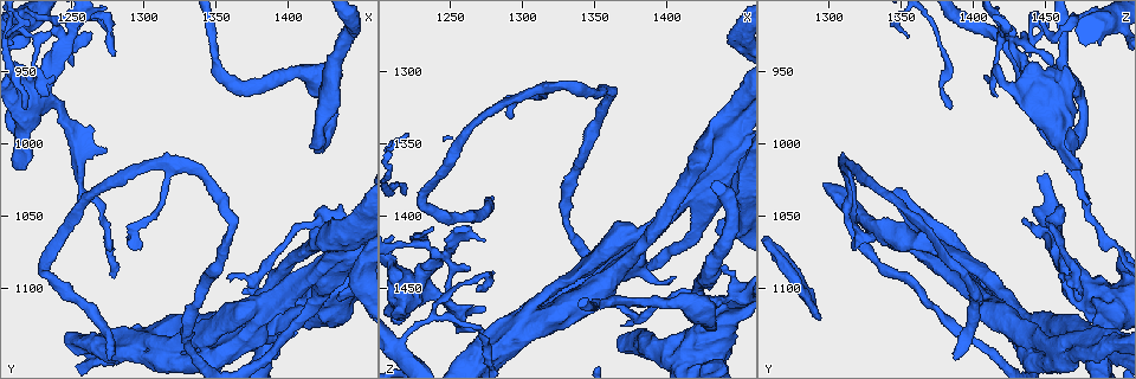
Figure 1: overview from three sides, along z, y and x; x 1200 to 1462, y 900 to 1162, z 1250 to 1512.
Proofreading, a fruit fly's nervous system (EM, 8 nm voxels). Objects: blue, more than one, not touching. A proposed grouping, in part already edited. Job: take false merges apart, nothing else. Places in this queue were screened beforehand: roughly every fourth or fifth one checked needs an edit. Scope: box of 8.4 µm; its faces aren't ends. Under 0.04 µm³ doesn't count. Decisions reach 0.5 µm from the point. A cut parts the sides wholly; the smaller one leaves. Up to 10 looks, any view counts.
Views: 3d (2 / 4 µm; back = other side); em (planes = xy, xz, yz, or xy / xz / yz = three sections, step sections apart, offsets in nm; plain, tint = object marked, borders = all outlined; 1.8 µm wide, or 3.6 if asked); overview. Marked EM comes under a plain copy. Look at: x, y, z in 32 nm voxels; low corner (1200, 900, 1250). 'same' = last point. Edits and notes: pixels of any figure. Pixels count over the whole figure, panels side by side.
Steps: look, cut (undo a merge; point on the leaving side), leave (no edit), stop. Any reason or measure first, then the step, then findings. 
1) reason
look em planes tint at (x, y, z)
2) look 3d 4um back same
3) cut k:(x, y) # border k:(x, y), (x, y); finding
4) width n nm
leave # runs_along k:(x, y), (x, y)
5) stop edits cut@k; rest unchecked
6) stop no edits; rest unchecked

touches itself
look em planes tint at (1384, 1112, 1416)

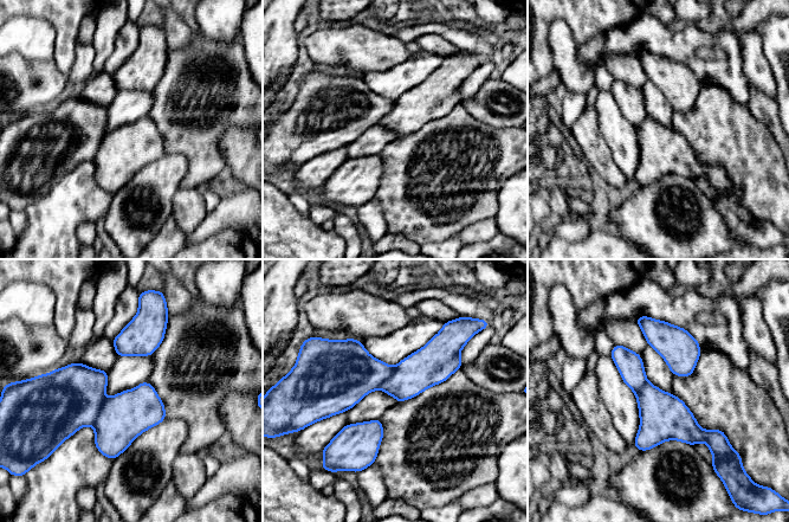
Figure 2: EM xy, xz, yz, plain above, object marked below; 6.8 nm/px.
leave # runs_along 2:(458, 362), (324, 386); one neuron here

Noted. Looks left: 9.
a narrow waist
look em planes tint at (1446, 1066, 1346)

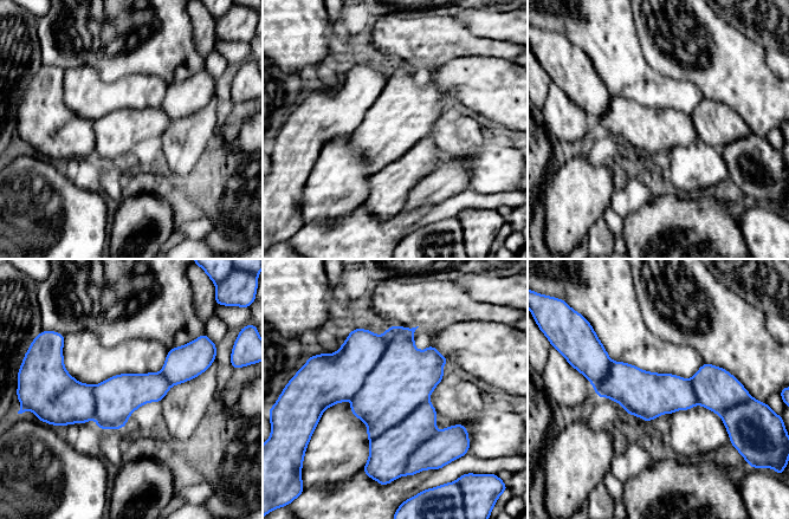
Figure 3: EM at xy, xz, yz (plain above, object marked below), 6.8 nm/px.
width 320 nm
leave # runs_along 3:(592, 374), (634, 389), (731, 385); one neuron here

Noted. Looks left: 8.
narrows sharply
look 3d 2um at (1440, 1056, 1456)

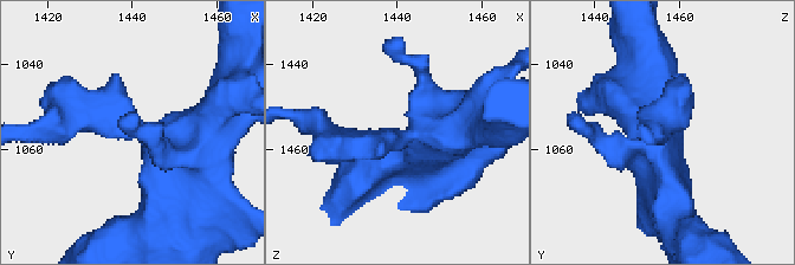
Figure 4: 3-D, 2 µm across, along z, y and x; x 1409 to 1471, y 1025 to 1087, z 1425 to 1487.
need the tissue
look em planes tint at (1441, 1055, 1458)

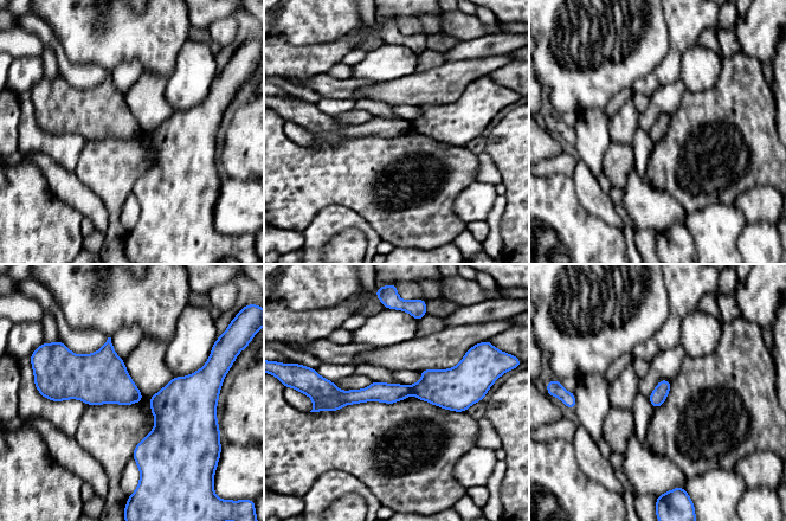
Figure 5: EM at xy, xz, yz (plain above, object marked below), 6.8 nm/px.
width 110 nm
cut 5:(388, 393) # border 5:(408, 386), (411, 393); a second neuron is stuck on

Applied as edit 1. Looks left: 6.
see it whole again
look overview

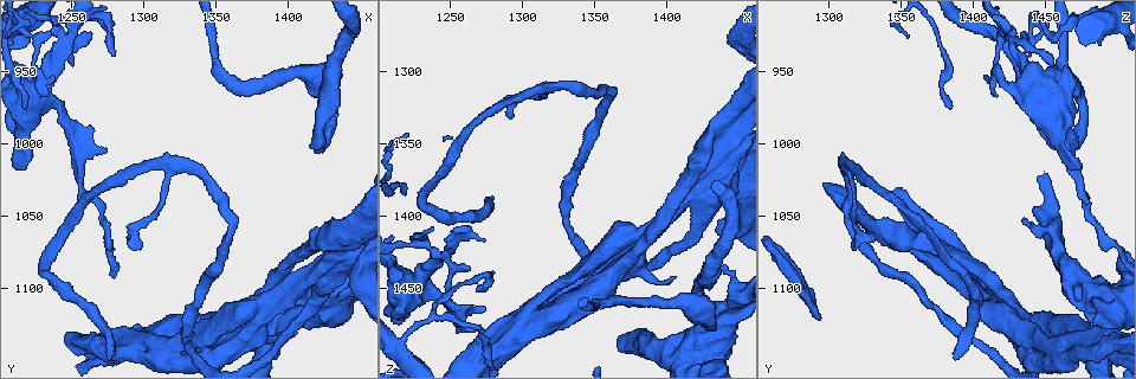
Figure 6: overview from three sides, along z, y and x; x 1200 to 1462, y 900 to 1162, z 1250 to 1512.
sharp bend
look 3d 2um back at (1238, 938, 1428)

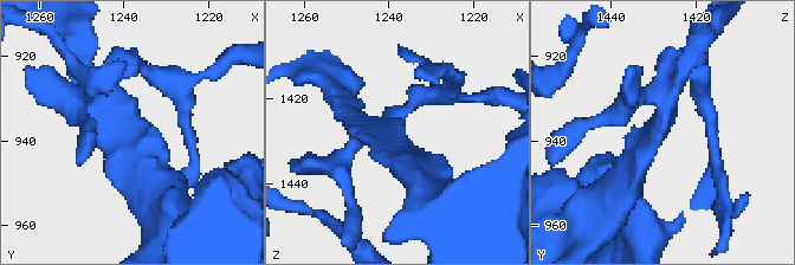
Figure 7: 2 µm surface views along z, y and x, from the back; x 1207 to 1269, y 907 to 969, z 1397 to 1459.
look em 3.6um xz step 16 tint at (1238, 938, 1429)

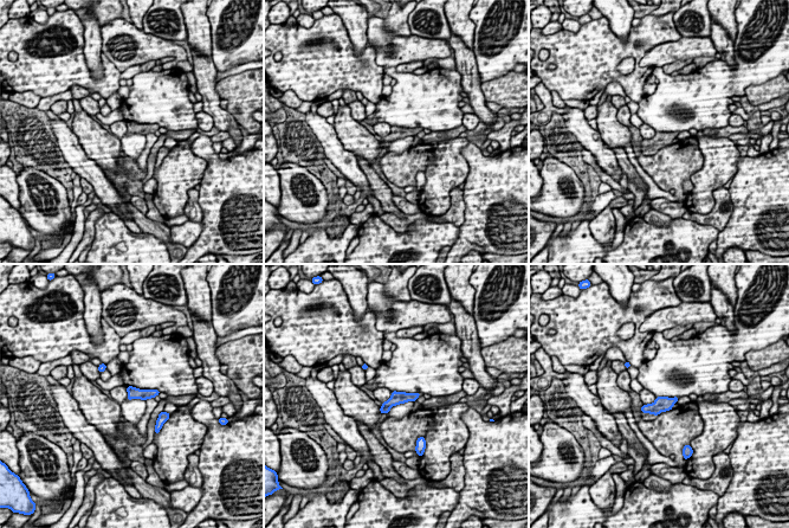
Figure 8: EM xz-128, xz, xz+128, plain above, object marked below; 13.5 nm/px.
cut it another way
look em 3.6um planes borders same

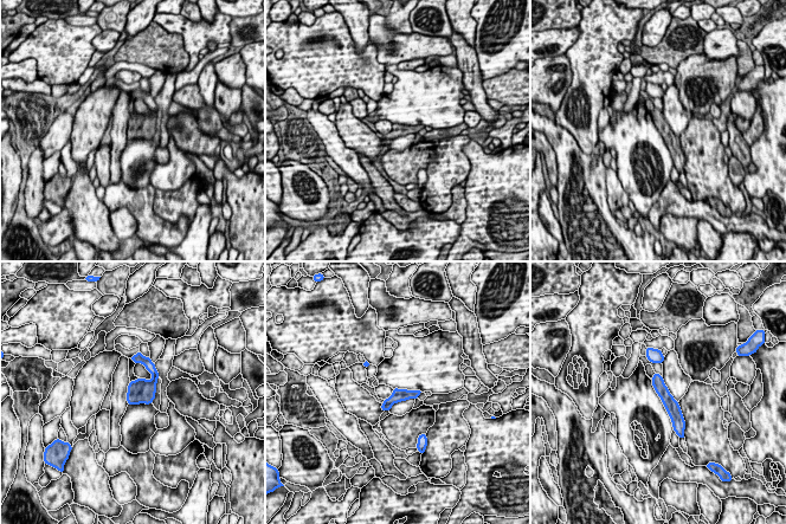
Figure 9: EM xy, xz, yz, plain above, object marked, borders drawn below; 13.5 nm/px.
cut 9:(147, 362) # border 9:(153, 375), (158, 376); a second neuron is stuck on

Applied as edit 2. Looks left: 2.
stop edits cut@5, cut@9; rest unchecked

